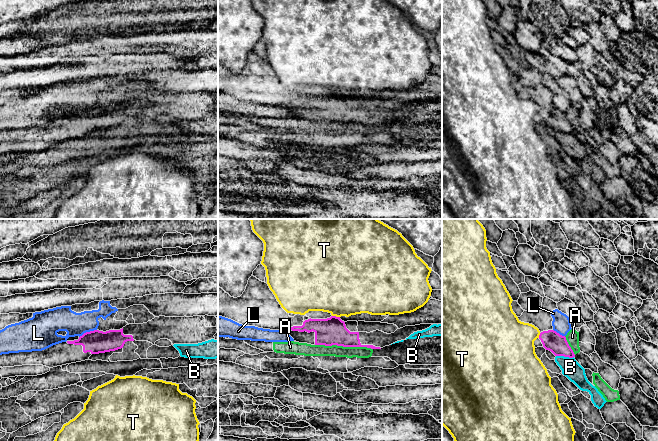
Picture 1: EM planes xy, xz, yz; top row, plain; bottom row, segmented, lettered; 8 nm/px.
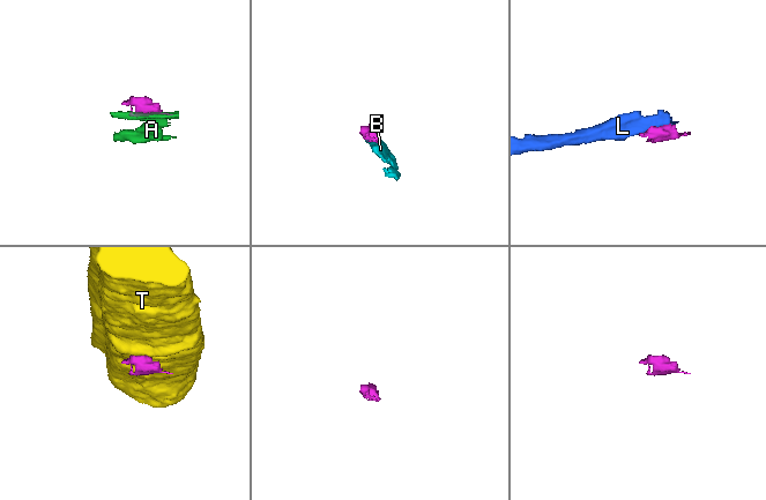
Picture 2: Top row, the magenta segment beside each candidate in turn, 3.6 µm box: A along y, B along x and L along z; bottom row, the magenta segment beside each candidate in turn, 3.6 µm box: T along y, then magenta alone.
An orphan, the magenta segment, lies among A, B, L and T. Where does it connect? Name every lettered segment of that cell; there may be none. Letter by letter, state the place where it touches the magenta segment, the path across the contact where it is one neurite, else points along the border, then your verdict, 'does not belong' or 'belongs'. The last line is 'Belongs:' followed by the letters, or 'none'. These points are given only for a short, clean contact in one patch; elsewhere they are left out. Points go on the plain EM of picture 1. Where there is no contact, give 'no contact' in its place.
A: contact xz (344, 122); does not belong
B: contact yz (565, 132); does not belong
L: contact xy (87, 108); border xy (96, 105), (86, 107), (79, 113); does not belong
T: contact xz (335, 92); border xz (332, 91), (339, 93); does not belong
Belongs: none

